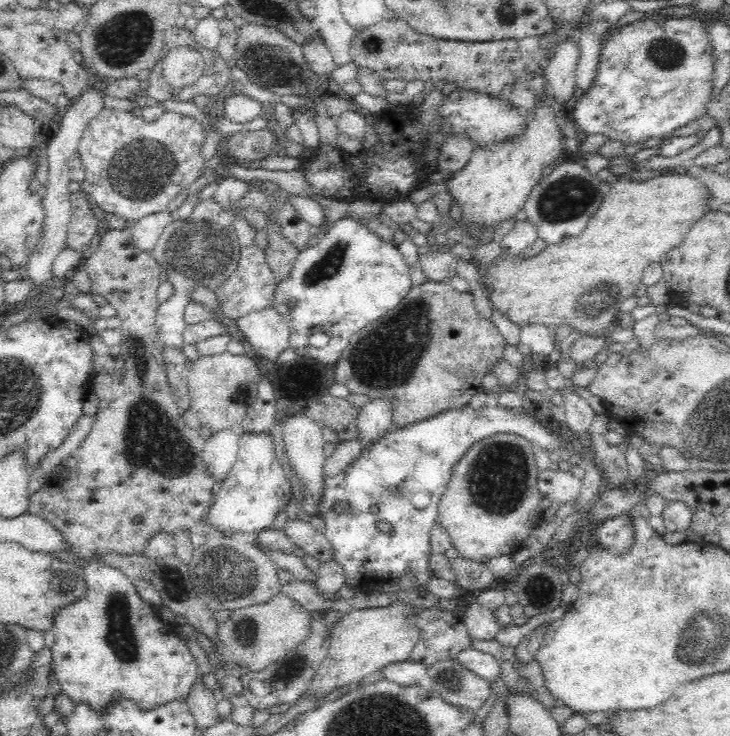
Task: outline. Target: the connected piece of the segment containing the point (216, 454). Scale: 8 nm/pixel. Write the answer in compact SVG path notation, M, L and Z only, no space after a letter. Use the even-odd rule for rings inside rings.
M236 429L213 432L205 440L202 458L206 470L216 482L222 482L234 466L239 450L239 431Z

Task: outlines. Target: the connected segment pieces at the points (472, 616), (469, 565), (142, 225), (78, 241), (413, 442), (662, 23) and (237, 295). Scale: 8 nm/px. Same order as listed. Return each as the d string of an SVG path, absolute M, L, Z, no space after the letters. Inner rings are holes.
M472 602L464 606L461 616L471 638L478 640L493 640L501 627L496 623L494 609L482 606L482 603Z
M462 555L451 559L450 562L460 592L483 591L497 583L497 578L487 563L477 563Z
M169 210L152 213L138 219L129 226L133 243L144 252L152 253L163 228L170 224L172 215Z
M74 192L70 195L71 217L67 226L65 247L78 253L84 253L92 238L100 233L98 224L101 218L90 209L88 195Z
M470 406L458 409L446 409L430 418L419 420L408 426L393 428L376 439L360 456L347 466L342 473L325 478L323 490L324 504L319 504L319 514L324 519L326 539L332 545L334 560L344 568L345 585L355 592L388 592L390 597L398 590L424 589L433 577L430 569L430 530L437 522L438 504L446 486L450 482L454 464L468 452L469 448L486 436L492 434L516 434L530 440L535 447L543 448L550 455L559 455L561 451L571 450L570 440L558 429L552 431L544 427L532 415L502 406L484 406L473 410ZM346 503L348 508L339 510L339 504ZM386 521L392 525L392 532L386 535L377 530L377 522Z
M669 6L659 9L659 15L654 18L648 18L645 20L636 20L632 23L618 27L613 33L609 34L607 41L603 42L602 50L600 50L600 56L598 61L597 73L593 87L590 87L580 100L574 104L572 111L573 122L577 125L577 128L584 132L586 135L598 134L610 138L610 140L619 140L624 144L636 144L648 140L648 138L664 138L671 135L676 128L692 122L707 114L705 111L706 103L712 97L712 72L714 72L714 56L713 47L710 42L708 31L706 30L706 24L701 21L704 15L700 13L694 13L690 6Z
M257 244L241 249L238 269L230 279L215 292L221 313L226 319L236 320L242 316L257 312L263 308L273 307L277 283L270 265L266 263L266 252Z

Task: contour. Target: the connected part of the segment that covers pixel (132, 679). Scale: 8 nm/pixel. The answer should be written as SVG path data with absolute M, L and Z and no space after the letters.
M87 560L86 566L82 568L83 580L87 582L86 590L83 595L72 604L59 608L53 616L53 630L55 634L55 643L51 648L53 661L51 668L58 680L60 692L69 696L76 703L88 703L92 709L96 711L105 711L114 701L121 701L122 699L130 699L138 705L138 707L146 710L156 708L157 706L169 703L173 700L184 700L187 698L194 681L198 676L198 666L194 660L194 656L190 653L185 641L182 641L178 636L166 636L170 632L170 626L159 619L157 607L147 603L141 599L137 593L135 584L122 571L116 567L106 565L106 563L98 560Z

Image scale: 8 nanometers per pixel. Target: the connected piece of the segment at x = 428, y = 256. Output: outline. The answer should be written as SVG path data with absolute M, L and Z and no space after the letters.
M427 250L419 253L420 270L428 281L446 282L457 275L457 255Z

